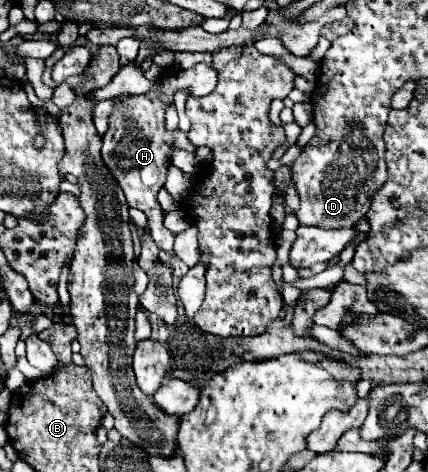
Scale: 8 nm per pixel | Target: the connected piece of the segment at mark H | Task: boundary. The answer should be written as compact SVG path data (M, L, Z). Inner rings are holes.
M195 64L187 70L169 70L155 82L155 86L147 94L119 98L121 106L115 108L113 112L121 112L121 114L111 118L107 134L101 136L103 164L107 166L107 170L111 170L111 176L123 188L127 204L147 214L147 220L151 224L149 226L151 238L161 250L167 250L169 254L173 254L175 234L163 226L163 210L157 202L157 192L165 184L167 166L171 162L169 146L177 146L189 152L195 152L195 146L191 146L191 142L183 132L165 130L165 108L173 102L173 94L181 88L187 88L193 96L205 96L215 88L215 84L217 84L217 70L209 68L207 64ZM133 126L135 126L135 134L133 134Z

